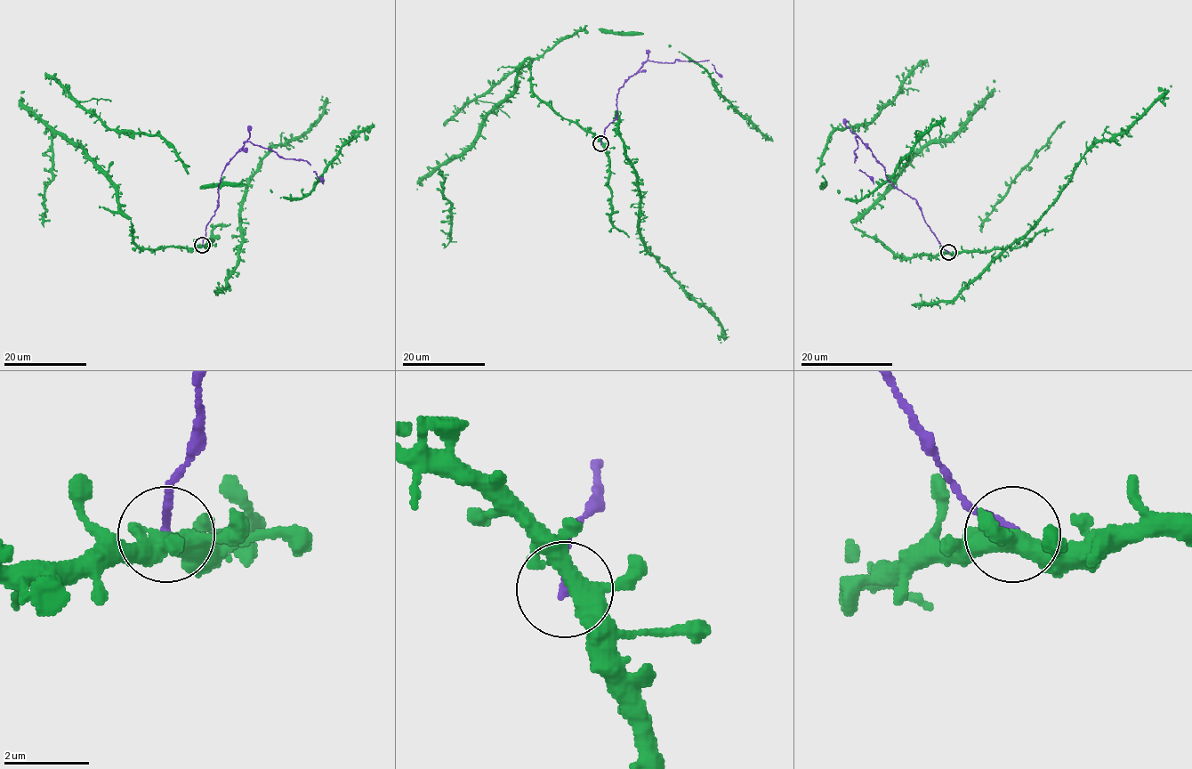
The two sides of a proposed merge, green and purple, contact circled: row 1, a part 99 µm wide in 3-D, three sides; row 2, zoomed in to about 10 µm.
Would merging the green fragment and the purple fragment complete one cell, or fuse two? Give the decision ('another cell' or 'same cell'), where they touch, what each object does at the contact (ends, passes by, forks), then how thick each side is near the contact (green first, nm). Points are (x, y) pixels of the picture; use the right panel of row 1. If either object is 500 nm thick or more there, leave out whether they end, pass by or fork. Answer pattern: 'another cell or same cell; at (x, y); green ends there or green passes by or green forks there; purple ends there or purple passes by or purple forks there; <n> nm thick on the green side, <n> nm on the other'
another cell; at (948, 252); green forks there; purple ends there; 380 nm thick on the green side, 180 nm on the other

